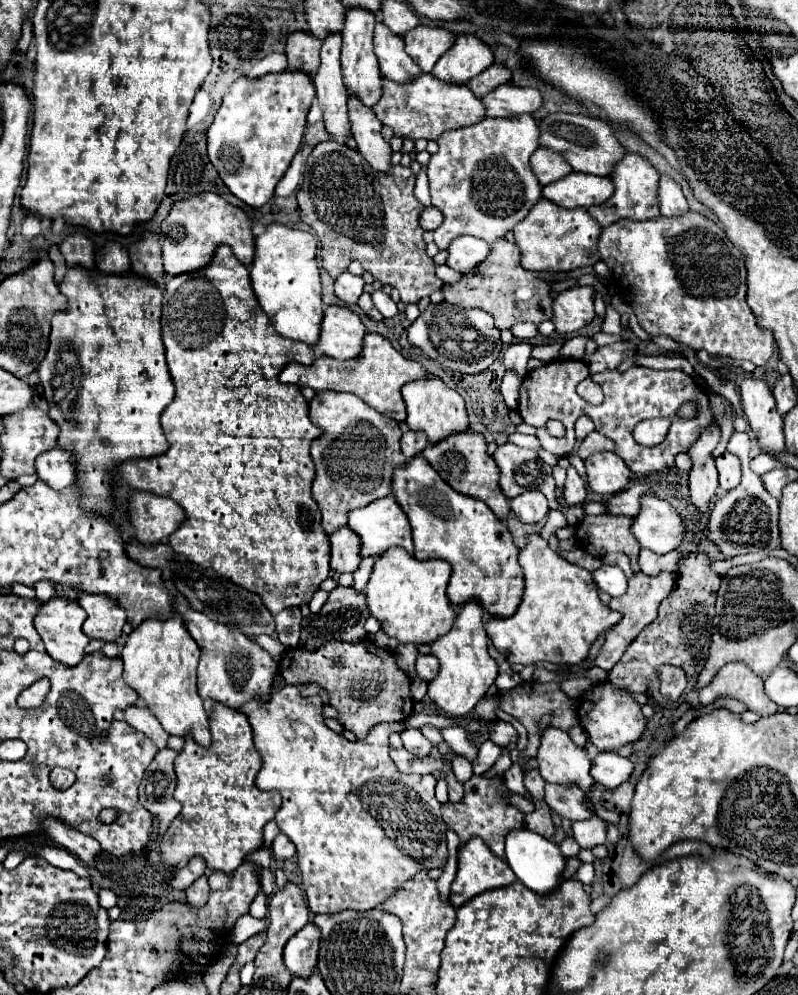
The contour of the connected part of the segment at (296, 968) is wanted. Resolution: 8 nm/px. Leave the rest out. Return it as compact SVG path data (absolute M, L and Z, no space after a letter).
M308 923L286 943L284 947L286 967L296 977L308 979L312 975L312 969L316 967L318 947L320 947L320 929L314 923Z

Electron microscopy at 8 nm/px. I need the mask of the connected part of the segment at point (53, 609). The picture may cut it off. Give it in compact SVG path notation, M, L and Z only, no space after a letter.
M52 597L40 605L40 613L34 617L34 627L46 645L46 653L68 667L74 667L84 657L84 647L88 645L88 637L82 633L82 625L86 619L86 611L78 603L70 603L68 599Z

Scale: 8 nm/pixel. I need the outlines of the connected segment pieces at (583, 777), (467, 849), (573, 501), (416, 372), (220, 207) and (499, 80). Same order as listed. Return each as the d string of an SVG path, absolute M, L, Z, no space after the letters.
M546 727L542 733L542 743L540 743L536 761L538 761L540 775L544 777L546 783L558 783L564 787L572 787L572 785L580 787L584 791L584 805L594 811L594 801L590 795L590 789L594 787L594 779L590 777L590 759L586 757L586 749L574 745L566 731L556 727Z
M472 839L468 841L464 847L460 847L458 851L458 873L456 879L450 887L450 903L458 909L462 907L466 901L470 901L472 897L490 891L490 889L500 889L500 887L508 887L516 881L516 875L512 875L512 871L508 871L508 863L504 863L502 859L498 859L484 841L480 839Z
M568 467L568 477L566 477L566 485L564 485L564 501L568 505L584 505L584 501L586 501L584 481L576 473L574 467Z
M368 333L364 337L364 349L360 357L350 361L336 361L328 357L318 357L310 367L300 363L290 363L282 369L280 381L292 383L298 387L312 387L314 391L342 391L342 393L354 393L362 397L368 405L372 405L376 411L396 419L398 423L406 419L406 405L402 399L402 387L416 379L426 379L428 371L418 363L404 359L386 337L378 333Z
M216 193L194 195L174 203L170 215L162 223L162 239L164 269L170 277L206 267L212 261L212 255L216 253L218 245L230 245L236 259L244 265L250 265L254 259L254 235L248 215L242 209L236 209L226 203Z
M494 63L494 65L488 67L486 71L482 71L478 77L470 79L470 81L468 81L468 87L472 89L472 93L474 93L476 97L482 99L484 95L488 95L488 91L494 91L496 87L510 83L510 79L512 79L510 69Z

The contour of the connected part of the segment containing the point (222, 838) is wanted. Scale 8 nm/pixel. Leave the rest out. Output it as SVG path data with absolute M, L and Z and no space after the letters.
M214 703L210 711L210 731L212 731L210 747L200 747L198 743L192 743L192 739L186 739L182 753L176 757L178 785L174 791L174 799L182 803L182 813L170 823L166 835L160 839L160 853L162 853L162 861L172 867L186 865L190 857L198 855L206 861L208 869L224 871L226 875L232 875L236 867L242 865L246 855L264 847L264 825L274 819L280 807L280 795L272 791L260 791L254 785L254 777L262 767L262 759L254 747L252 727L244 713Z

